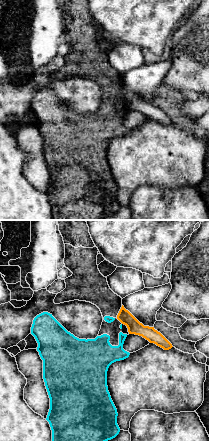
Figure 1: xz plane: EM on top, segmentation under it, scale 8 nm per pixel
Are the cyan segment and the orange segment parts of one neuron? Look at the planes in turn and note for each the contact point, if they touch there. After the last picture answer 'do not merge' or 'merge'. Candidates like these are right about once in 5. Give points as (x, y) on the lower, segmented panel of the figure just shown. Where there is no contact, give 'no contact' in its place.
no contact

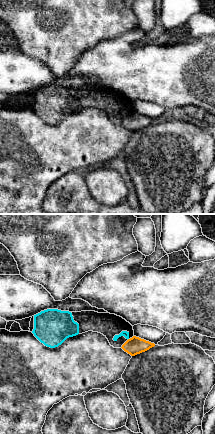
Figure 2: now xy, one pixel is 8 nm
no contact

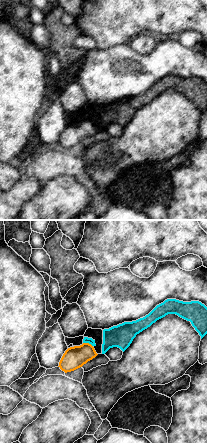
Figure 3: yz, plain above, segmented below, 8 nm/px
contact (88, 342)

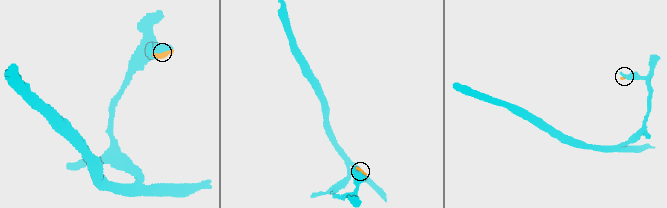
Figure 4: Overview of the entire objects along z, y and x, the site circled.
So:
do not merge

